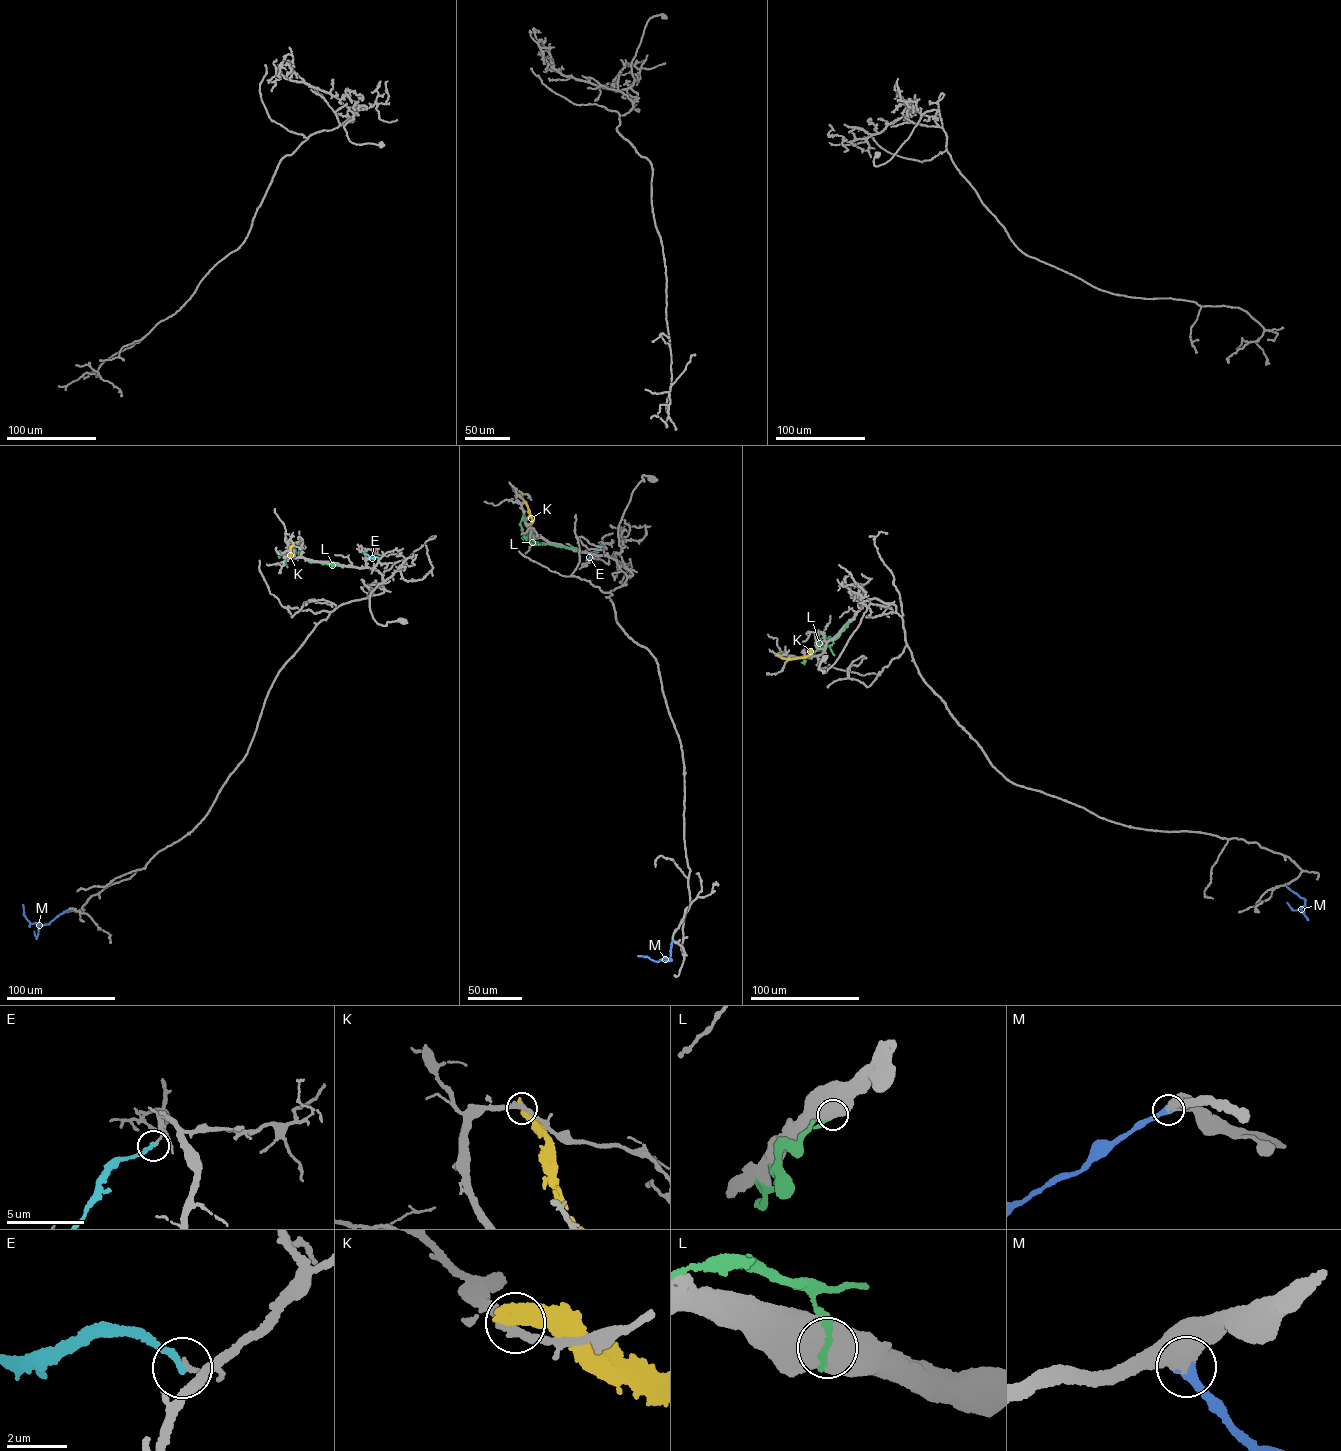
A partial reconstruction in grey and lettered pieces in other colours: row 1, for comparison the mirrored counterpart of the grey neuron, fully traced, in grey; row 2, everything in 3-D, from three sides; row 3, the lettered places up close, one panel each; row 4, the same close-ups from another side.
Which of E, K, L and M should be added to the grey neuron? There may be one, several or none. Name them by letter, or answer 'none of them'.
M

